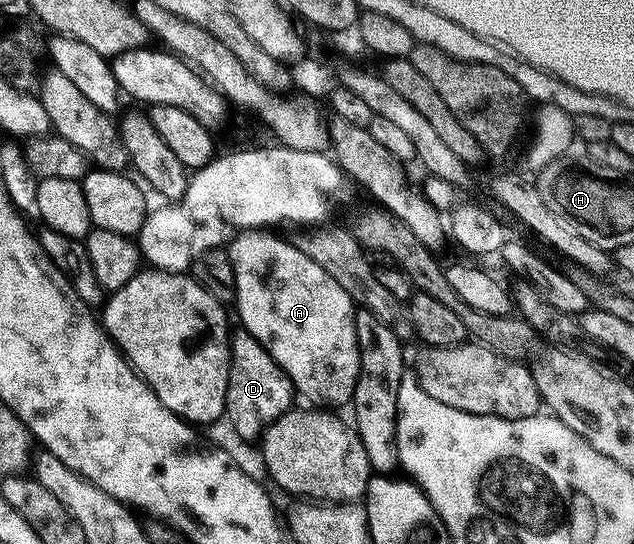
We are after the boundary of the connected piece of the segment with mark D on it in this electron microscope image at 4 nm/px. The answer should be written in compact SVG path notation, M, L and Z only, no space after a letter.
M239 328L231 335L231 367L229 368L229 384L227 385L226 421L231 421L231 426L243 438L258 439L266 431L268 426L288 410L292 409L291 394L293 387L287 379L287 373L269 356L269 352L248 330Z

